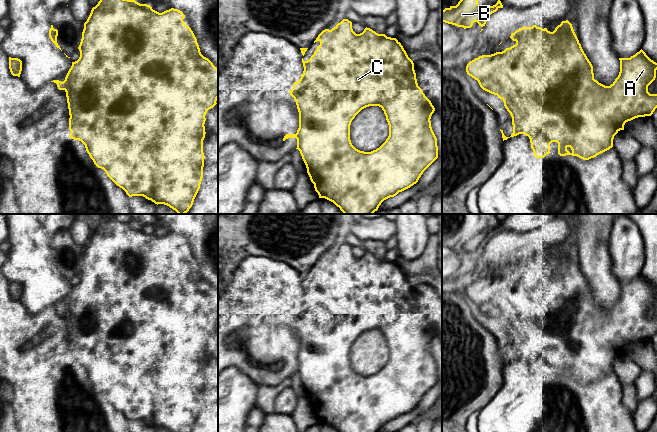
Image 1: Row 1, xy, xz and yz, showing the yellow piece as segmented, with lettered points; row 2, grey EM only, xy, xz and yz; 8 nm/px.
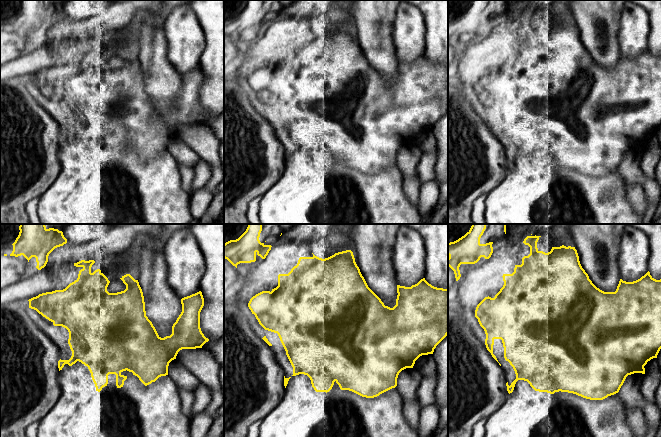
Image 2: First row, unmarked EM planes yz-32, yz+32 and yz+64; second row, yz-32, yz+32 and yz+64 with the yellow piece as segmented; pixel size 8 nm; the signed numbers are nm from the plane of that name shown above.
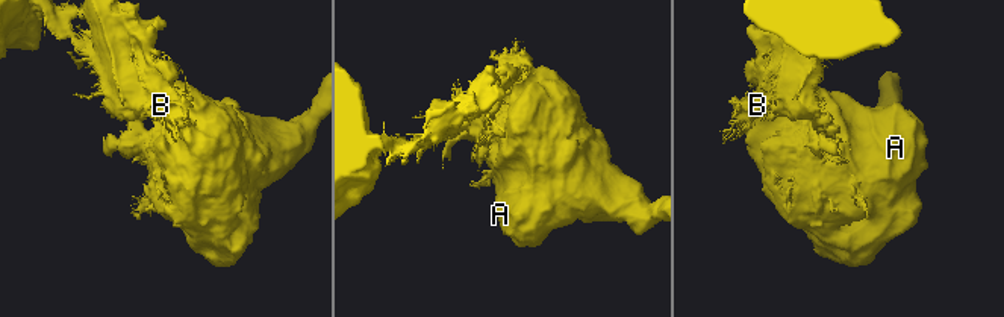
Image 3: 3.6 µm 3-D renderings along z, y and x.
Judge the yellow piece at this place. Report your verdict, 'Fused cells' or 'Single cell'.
Fused cells

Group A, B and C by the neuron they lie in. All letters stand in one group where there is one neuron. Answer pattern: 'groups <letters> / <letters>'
groups A C / B

